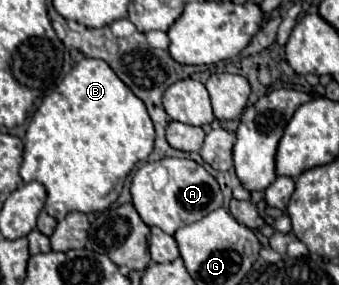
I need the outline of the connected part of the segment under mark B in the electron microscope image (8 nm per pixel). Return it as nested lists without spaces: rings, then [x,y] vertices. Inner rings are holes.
[[[83,58],[71,72],[61,80],[61,84],[43,98],[37,108],[27,134],[21,162],[23,182],[41,182],[47,190],[45,210],[55,220],[63,220],[69,212],[101,212],[109,208],[123,184],[127,174],[139,160],[145,160],[153,150],[155,130],[145,104],[115,76],[107,62],[99,58]]]

